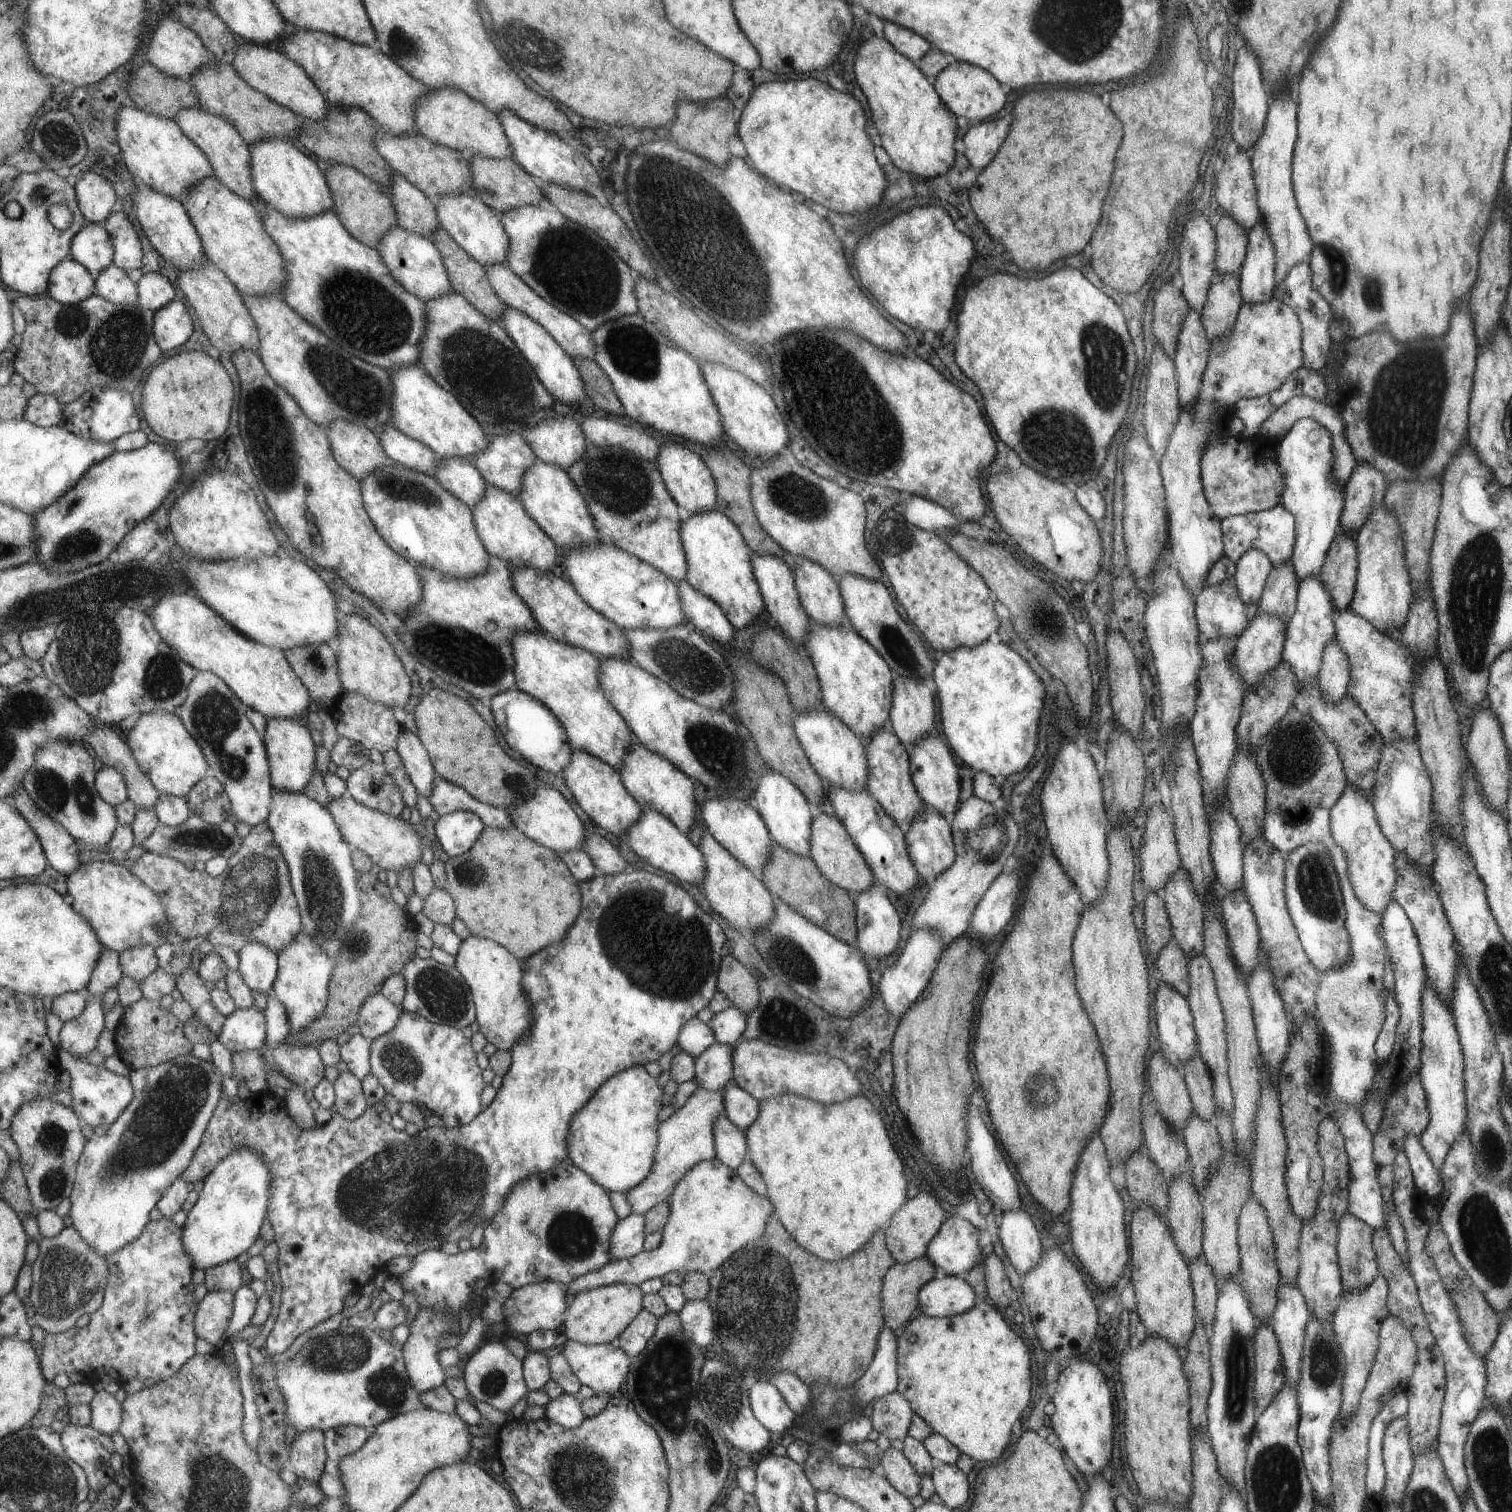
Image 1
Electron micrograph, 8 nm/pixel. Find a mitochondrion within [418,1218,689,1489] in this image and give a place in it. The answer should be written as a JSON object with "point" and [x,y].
{"point":[494,1381]}

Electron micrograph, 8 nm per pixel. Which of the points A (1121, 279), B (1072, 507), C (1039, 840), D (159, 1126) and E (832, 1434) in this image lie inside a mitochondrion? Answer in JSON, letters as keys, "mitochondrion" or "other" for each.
{"A":"other","B":"other","C":"other","D":"mitochondrion","E":"other"}

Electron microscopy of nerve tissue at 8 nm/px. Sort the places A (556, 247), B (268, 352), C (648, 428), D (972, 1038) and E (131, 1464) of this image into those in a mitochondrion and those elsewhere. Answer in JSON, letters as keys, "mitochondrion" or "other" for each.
{"A":"mitochondrion","B":"other","C":"other","D":"other","E":"other"}

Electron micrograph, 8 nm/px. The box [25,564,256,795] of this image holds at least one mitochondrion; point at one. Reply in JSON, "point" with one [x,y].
{"point":[87,664]}

